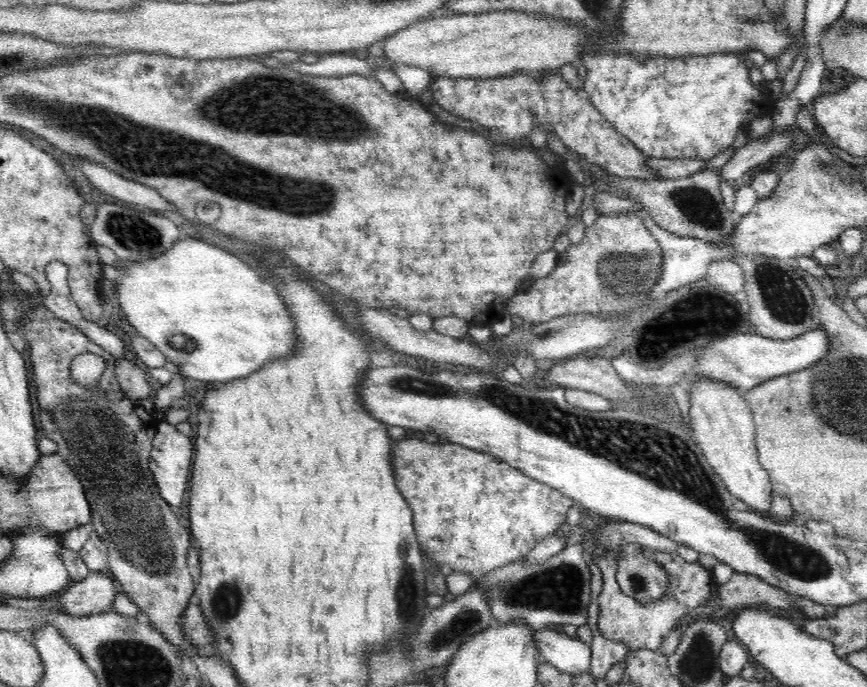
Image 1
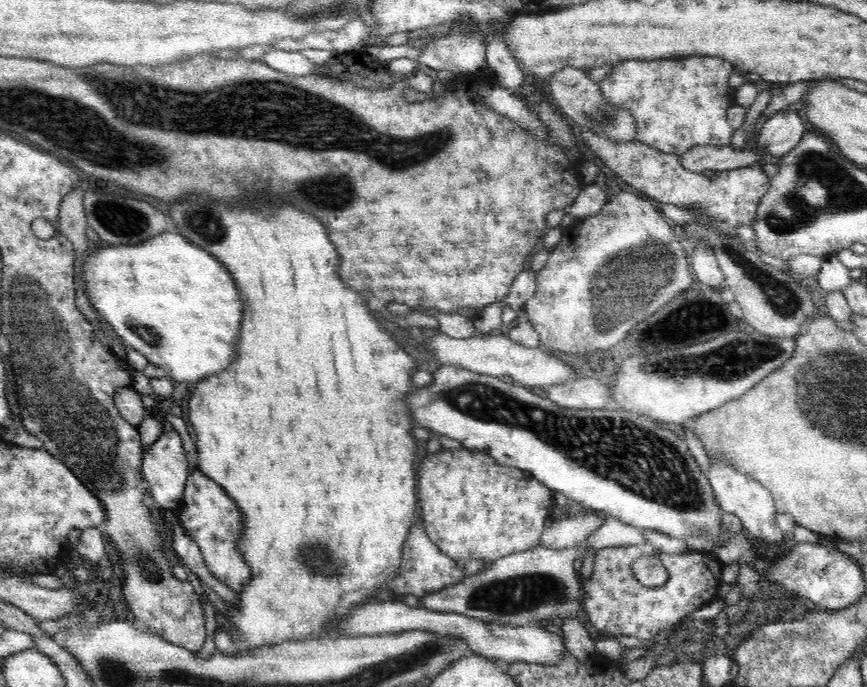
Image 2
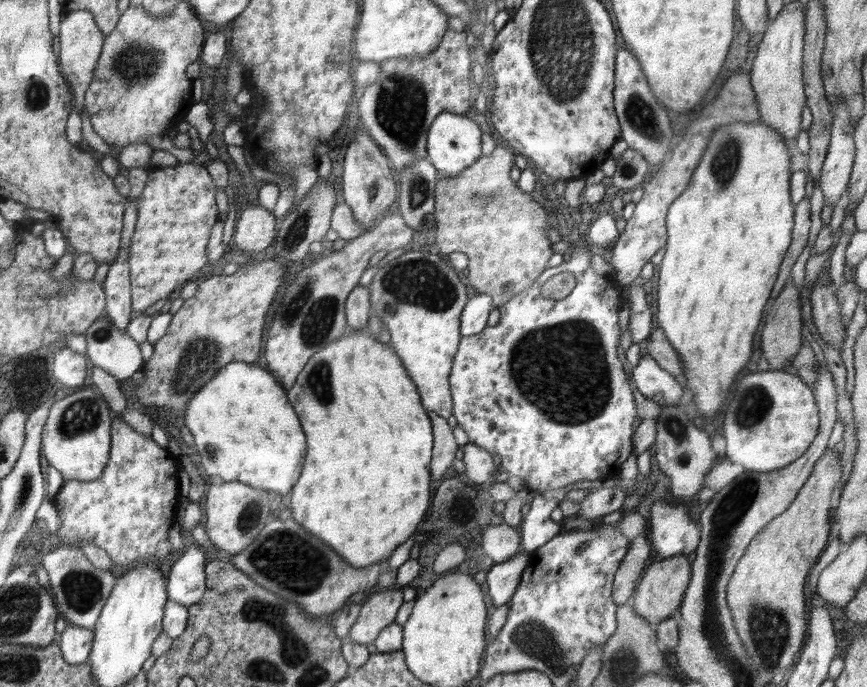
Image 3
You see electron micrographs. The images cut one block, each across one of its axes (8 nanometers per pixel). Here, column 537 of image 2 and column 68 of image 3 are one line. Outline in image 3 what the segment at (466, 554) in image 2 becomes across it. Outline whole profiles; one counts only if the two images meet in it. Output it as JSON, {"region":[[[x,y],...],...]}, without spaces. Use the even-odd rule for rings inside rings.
{"region":[[[111,414],[111,444],[109,444],[109,460],[95,480],[63,480],[63,486],[57,490],[51,500],[59,528],[53,536],[61,540],[63,548],[81,548],[83,544],[91,544],[93,548],[101,548],[113,560],[115,566],[141,566],[155,564],[157,568],[167,570],[169,560],[173,556],[171,544],[167,540],[167,532],[175,526],[177,510],[179,510],[179,488],[177,476],[181,472],[179,456],[173,456],[167,448],[157,446],[149,434],[133,430],[129,422],[125,422],[119,414]]]}

